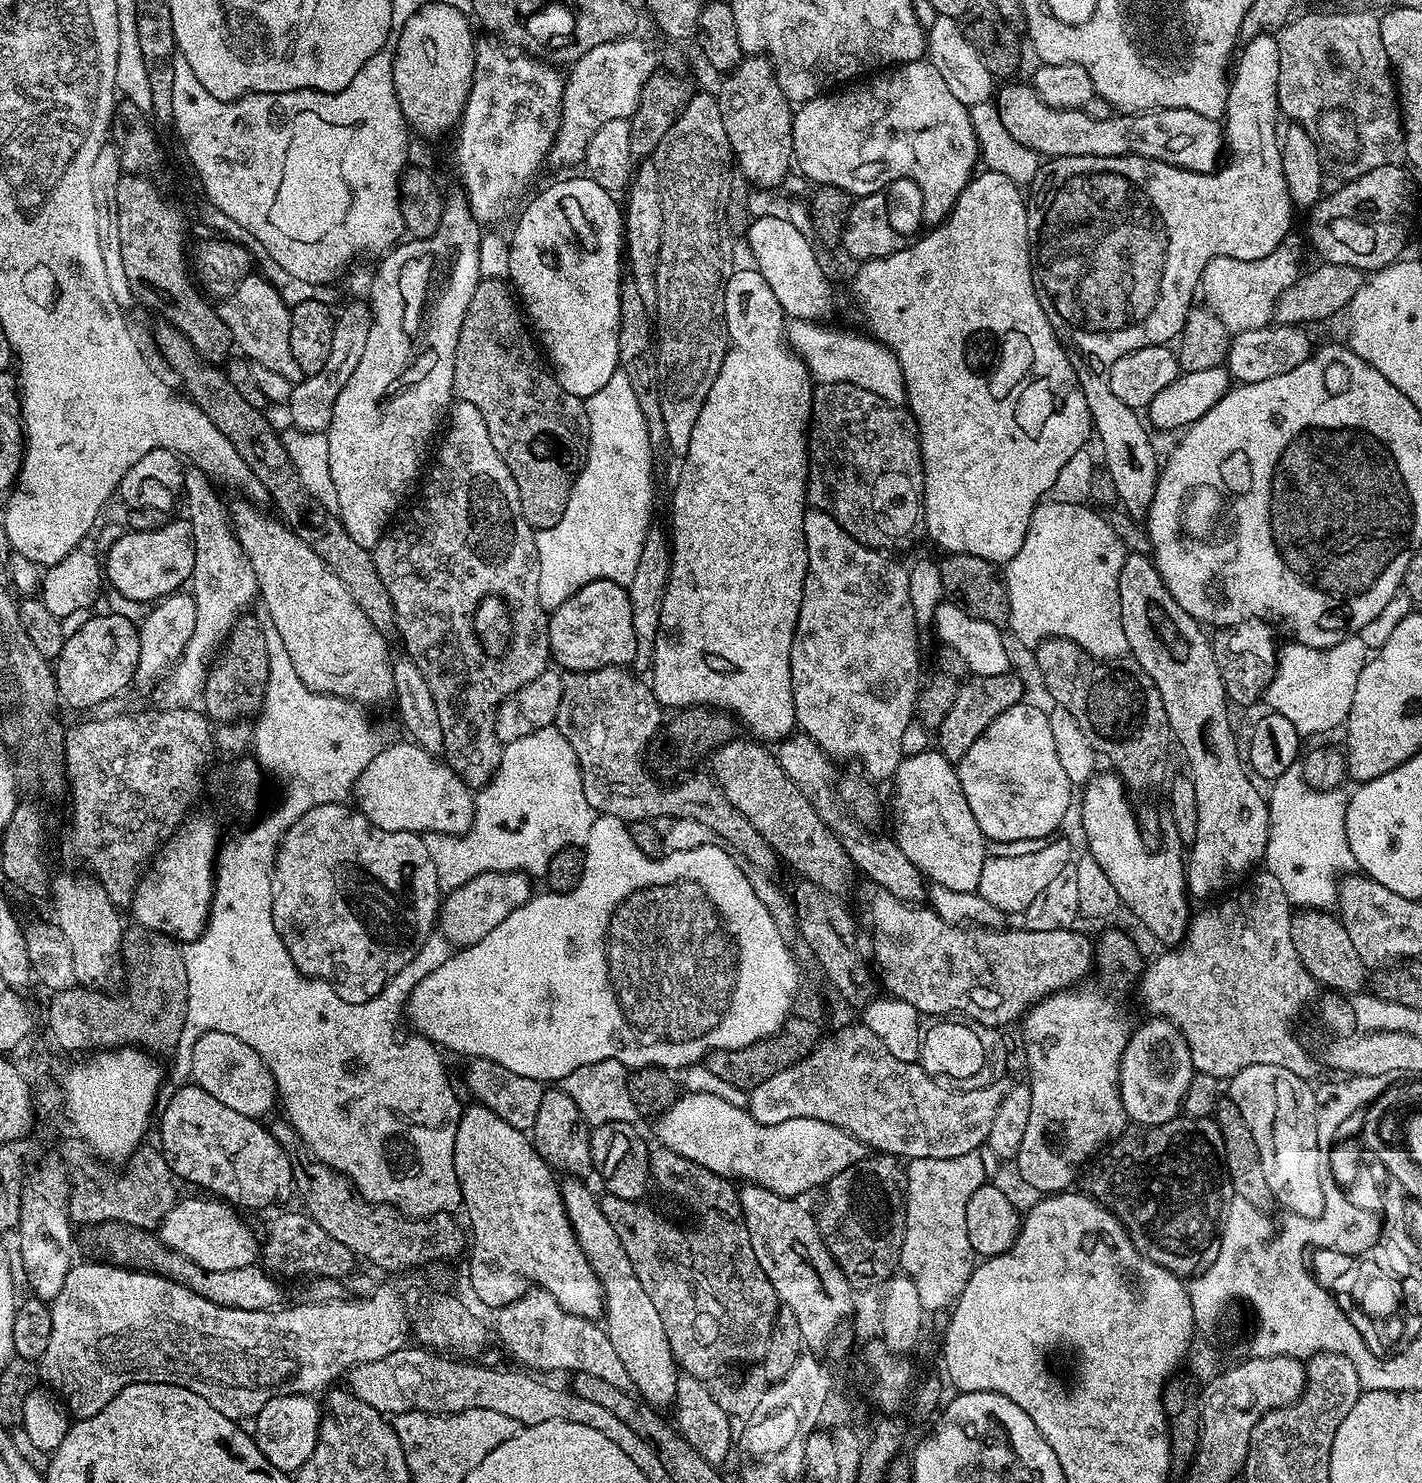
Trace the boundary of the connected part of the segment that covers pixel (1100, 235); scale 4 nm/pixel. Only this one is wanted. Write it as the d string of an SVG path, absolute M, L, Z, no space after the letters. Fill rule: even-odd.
M1263 32L1251 37L1248 44L1239 49L1238 59L1234 64L1234 75L1228 86L1228 111L1223 121L1224 138L1226 141L1226 163L1217 167L1214 172L1191 172L1166 162L1158 162L1141 156L1057 156L1041 163L1036 177L1032 179L1026 192L1028 217L1026 230L1028 231L1028 249L1032 263L1032 281L1034 290L1038 294L1038 302L1042 302L1042 310L1046 310L1046 318L1059 338L1060 344L1068 352L1070 362L1076 371L1082 394L1086 398L1086 406L1092 415L1095 439L1100 439L1100 448L1104 451L1103 467L1108 469L1110 478L1114 478L1114 486L1118 489L1119 507L1125 508L1132 516L1147 517L1148 507L1154 498L1156 483L1160 477L1161 461L1156 461L1156 448L1148 437L1150 428L1142 419L1141 413L1126 406L1126 402L1118 402L1114 398L1114 390L1110 390L1108 371L1122 358L1122 354L1130 354L1134 350L1142 350L1146 346L1155 344L1167 345L1175 341L1184 328L1189 308L1193 307L1192 295L1197 295L1201 287L1206 266L1215 256L1229 254L1250 254L1251 259L1266 258L1270 253L1277 251L1280 244L1288 236L1292 228L1292 211L1294 205L1288 193L1288 183L1282 170L1282 136L1276 132L1276 116L1278 117L1278 39L1275 35Z

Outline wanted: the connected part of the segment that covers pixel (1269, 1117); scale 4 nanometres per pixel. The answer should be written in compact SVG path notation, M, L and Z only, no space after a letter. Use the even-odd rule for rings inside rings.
M1255 1064L1238 1070L1227 1081L1227 1099L1242 1110L1242 1118L1246 1118L1246 1126L1250 1126L1250 1134L1254 1134L1254 1146L1258 1146L1258 1158L1262 1166L1262 1174L1266 1174L1266 1186L1270 1186L1275 1203L1285 1204L1289 1213L1314 1219L1322 1214L1324 1200L1319 1172L1322 1169L1322 1145L1316 1133L1316 1093L1313 1085L1305 1077L1290 1074L1282 1066L1273 1064Z

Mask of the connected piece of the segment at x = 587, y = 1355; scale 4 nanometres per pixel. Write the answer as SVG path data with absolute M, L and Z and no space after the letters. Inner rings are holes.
M535 1286L529 1288L526 1294L522 1294L522 1298L518 1298L504 1308L499 1309L495 1316L495 1335L497 1332L500 1335L501 1342L522 1363L537 1364L540 1368L558 1368L562 1372L568 1371L568 1374L575 1374L577 1372L594 1374L598 1378L603 1378L605 1382L611 1382L619 1388L629 1387L630 1381L626 1374L626 1366L622 1366L622 1362L618 1362L618 1354L614 1354L614 1350L607 1344L605 1333L603 1331L592 1332L592 1328L594 1328L593 1321L581 1316L568 1315L566 1310L562 1310L562 1306L558 1306L554 1294L550 1294L544 1288L537 1288Z

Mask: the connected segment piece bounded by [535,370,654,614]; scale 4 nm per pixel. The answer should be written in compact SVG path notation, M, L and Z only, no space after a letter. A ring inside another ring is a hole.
M616 371L594 395L584 400L584 409L590 422L588 435L588 455L584 467L580 469L570 498L566 502L566 510L560 521L549 528L539 529L535 533L538 550L538 602L545 612L552 613L562 606L566 598L570 598L582 586L595 580L609 580L615 584L628 585L634 578L634 570L638 566L638 557L642 555L642 546L646 542L646 534L653 527L652 520L652 455L654 449L650 442L650 434L646 430L646 422L642 418L642 410L638 408L638 398L634 398L634 390L630 386L630 378L622 371Z

